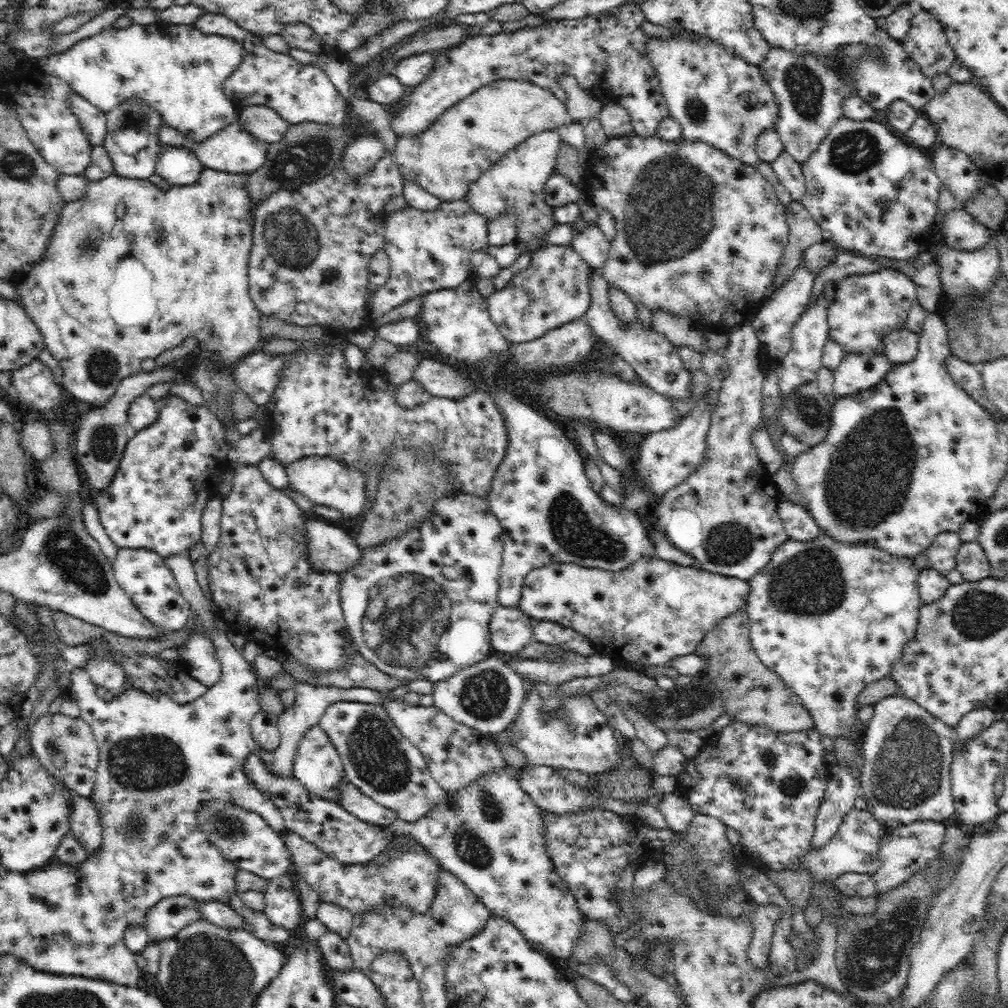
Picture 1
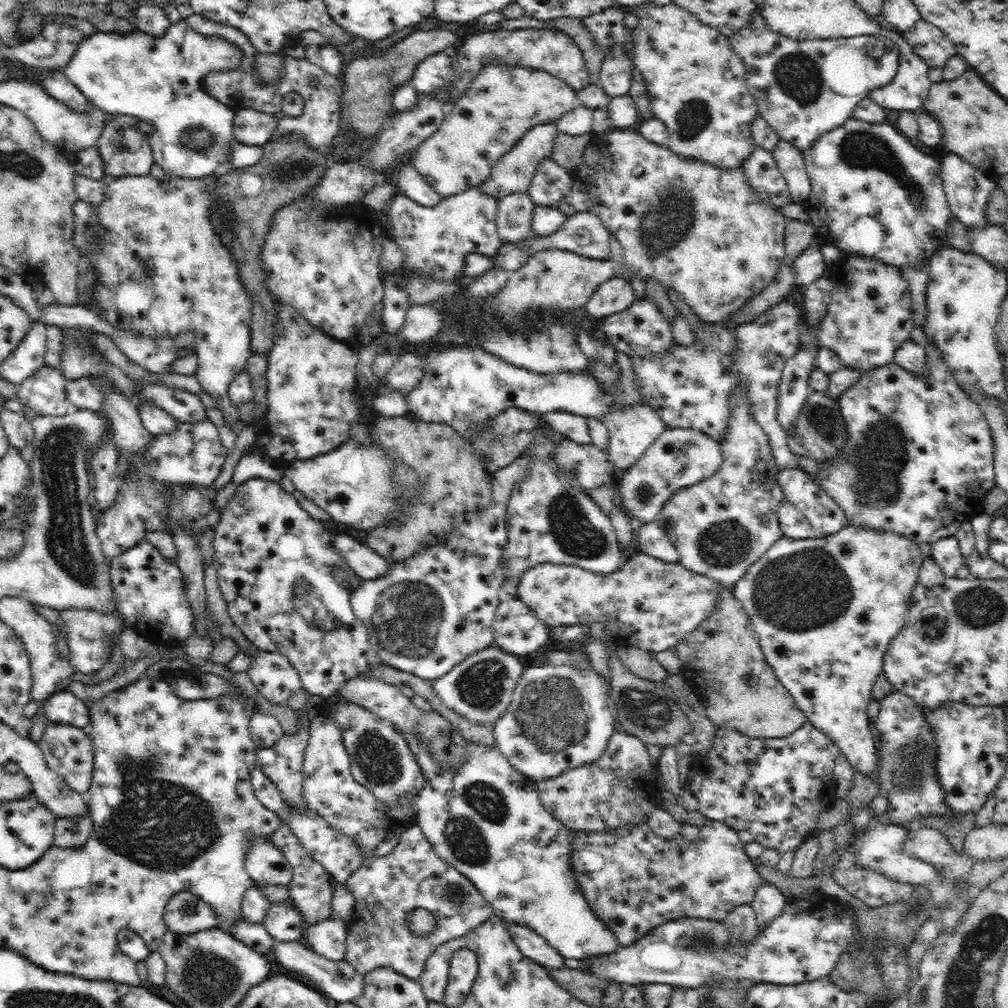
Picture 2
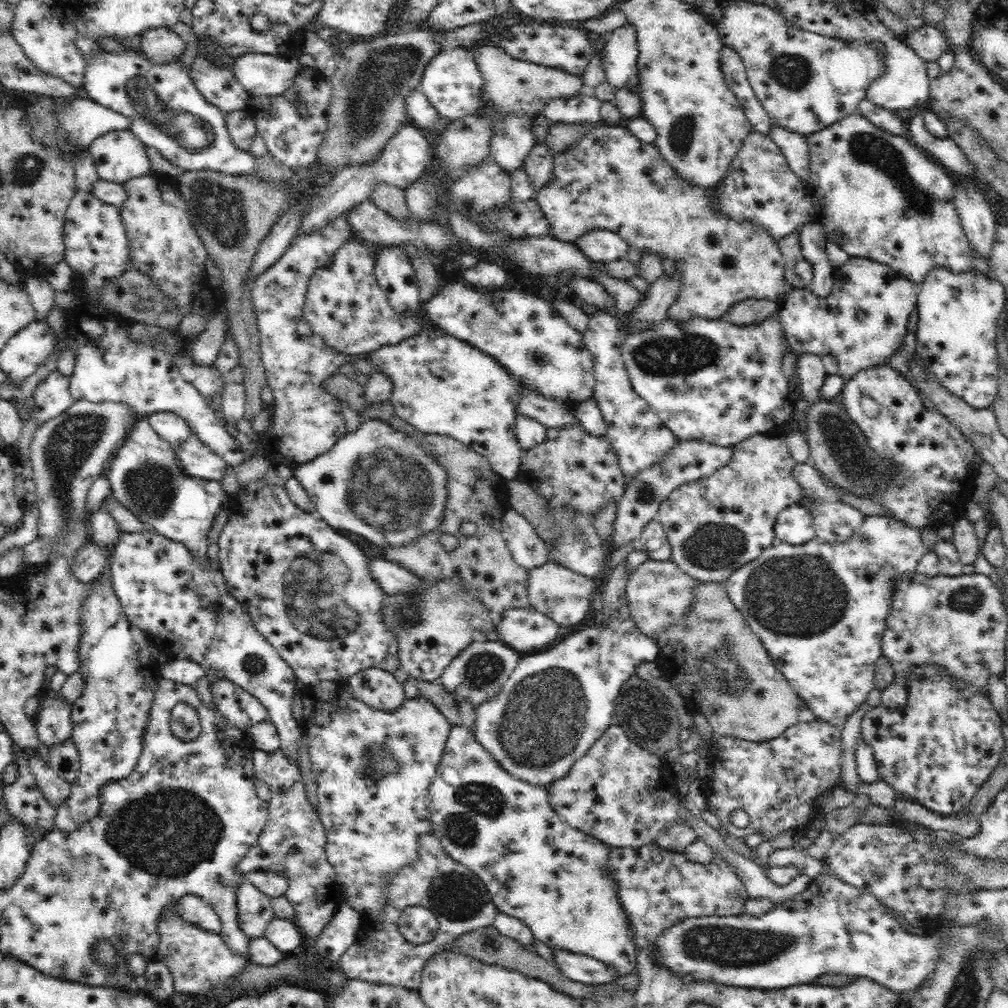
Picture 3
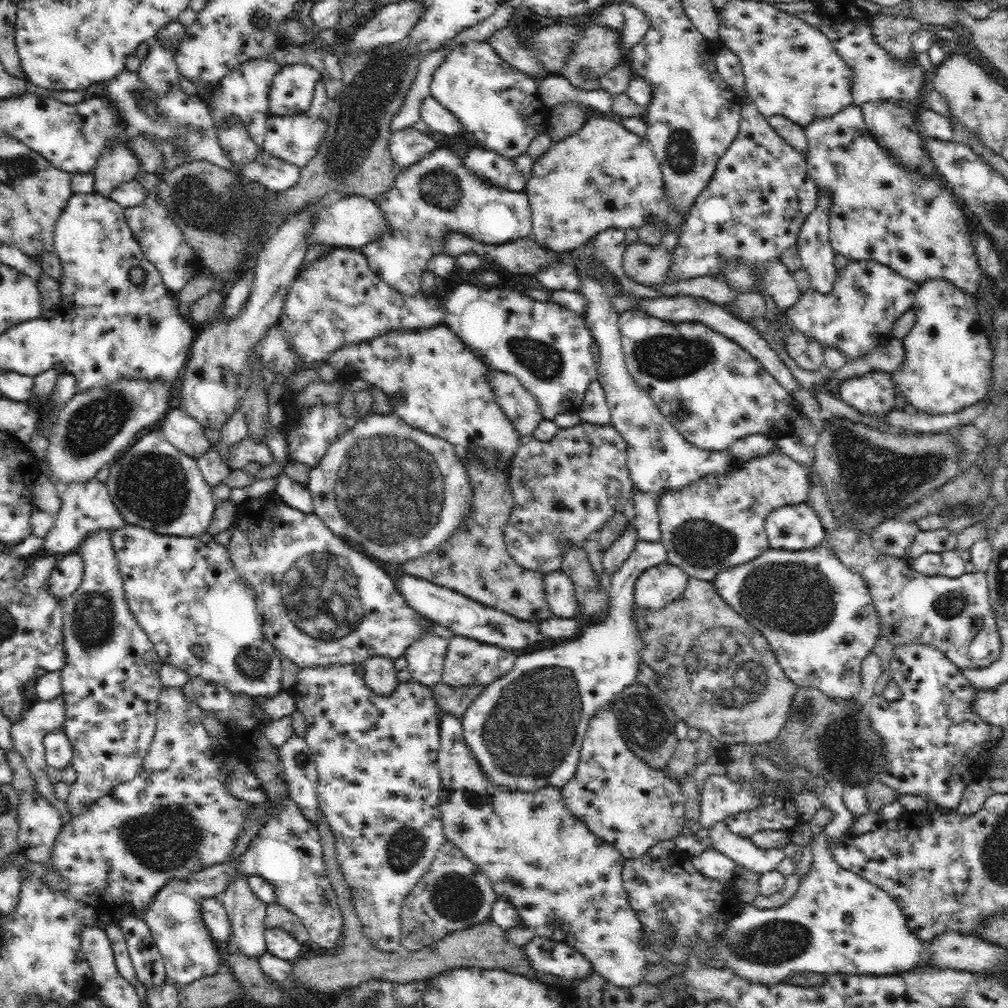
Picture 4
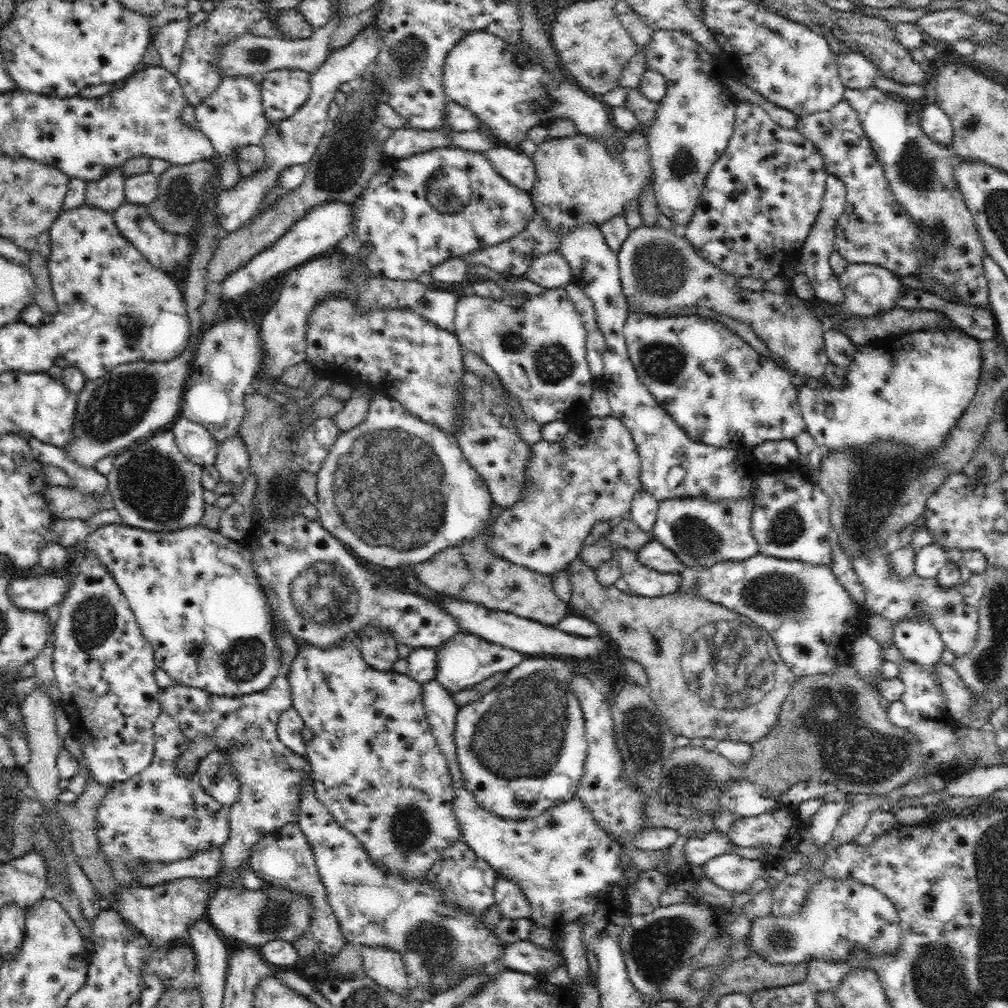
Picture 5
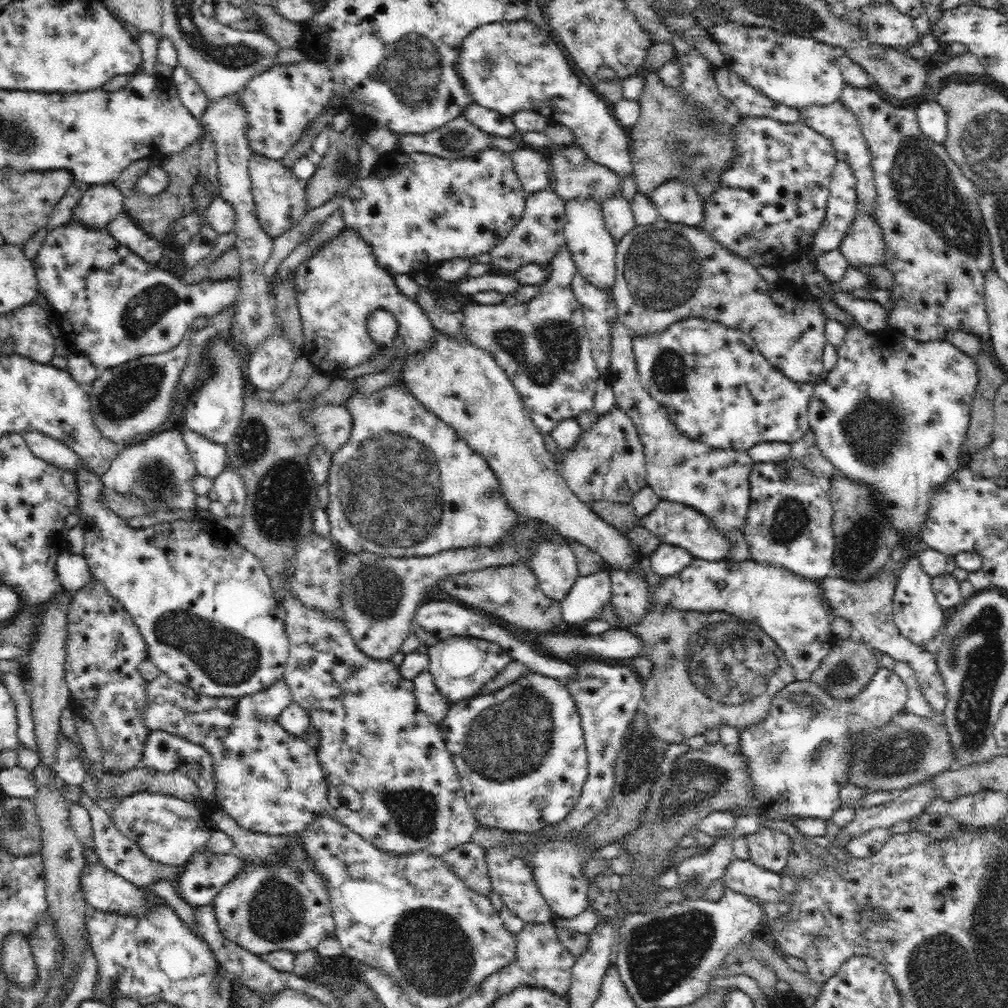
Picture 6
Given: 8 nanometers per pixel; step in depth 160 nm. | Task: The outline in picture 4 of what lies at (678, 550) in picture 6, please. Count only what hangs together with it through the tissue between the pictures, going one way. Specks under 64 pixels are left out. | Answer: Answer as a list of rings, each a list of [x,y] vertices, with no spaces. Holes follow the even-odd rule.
[[[638,540],[630,557],[611,575],[609,607],[604,618],[583,627],[578,636],[566,640],[566,644],[520,656],[508,674],[486,685],[466,709],[461,717],[464,741],[468,749],[472,749],[481,770],[493,786],[501,790],[534,794],[548,786],[564,788],[574,777],[590,718],[600,708],[609,708],[620,692],[634,683],[638,674],[644,641],[638,633],[638,625],[632,613],[633,586],[646,569],[666,563],[667,560],[668,552],[661,542]]]

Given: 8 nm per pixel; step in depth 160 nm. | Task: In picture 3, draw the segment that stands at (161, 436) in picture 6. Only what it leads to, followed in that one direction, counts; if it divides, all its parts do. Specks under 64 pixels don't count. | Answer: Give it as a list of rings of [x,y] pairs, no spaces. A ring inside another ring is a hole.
[[[140,416],[127,439],[107,465],[106,477],[111,494],[151,530],[181,542],[194,559],[207,556],[208,533],[218,511],[225,506],[224,487],[218,481],[193,477],[180,466],[179,456],[151,427],[147,416]]]

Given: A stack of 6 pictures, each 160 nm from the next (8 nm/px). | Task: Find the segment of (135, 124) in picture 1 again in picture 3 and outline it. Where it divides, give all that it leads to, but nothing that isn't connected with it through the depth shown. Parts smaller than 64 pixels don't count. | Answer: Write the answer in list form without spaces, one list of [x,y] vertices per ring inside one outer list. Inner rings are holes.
[[[130,129],[98,136],[87,149],[100,179],[123,184],[131,178],[150,174],[145,144]]]

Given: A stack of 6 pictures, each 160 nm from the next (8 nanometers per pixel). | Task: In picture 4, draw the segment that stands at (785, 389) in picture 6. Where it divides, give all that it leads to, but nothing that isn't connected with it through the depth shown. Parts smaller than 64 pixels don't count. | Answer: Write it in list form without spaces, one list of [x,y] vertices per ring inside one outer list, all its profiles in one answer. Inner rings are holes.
[[[641,309],[626,310],[626,312],[622,312],[617,325],[620,329],[621,344],[628,372],[644,390],[647,390],[650,393],[658,411],[660,411],[660,413],[676,427],[676,430],[680,431],[680,434],[684,435],[684,438],[687,438],[688,442],[706,450],[716,451],[727,450],[727,448],[732,446],[733,442],[751,434],[763,434],[773,437],[788,436],[792,434],[794,422],[802,416],[798,402],[771,374],[768,374],[768,371],[760,364],[760,361],[756,360],[747,351],[743,350],[740,347],[740,344],[737,344],[726,336],[723,336],[723,334],[712,330],[712,328],[702,322],[668,321],[667,319],[660,319],[648,315],[648,313]]]

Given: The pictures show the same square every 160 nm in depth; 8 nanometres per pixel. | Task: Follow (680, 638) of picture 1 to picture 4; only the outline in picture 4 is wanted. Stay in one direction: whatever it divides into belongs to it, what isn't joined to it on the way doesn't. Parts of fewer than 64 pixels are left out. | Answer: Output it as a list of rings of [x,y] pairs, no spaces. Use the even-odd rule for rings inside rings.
[[[668,562],[646,569],[633,586],[634,603],[650,610],[660,610],[680,598],[689,576],[679,566]],[[555,570],[544,575],[545,597],[554,616],[573,618],[578,608],[574,594],[574,583],[562,570]]]

